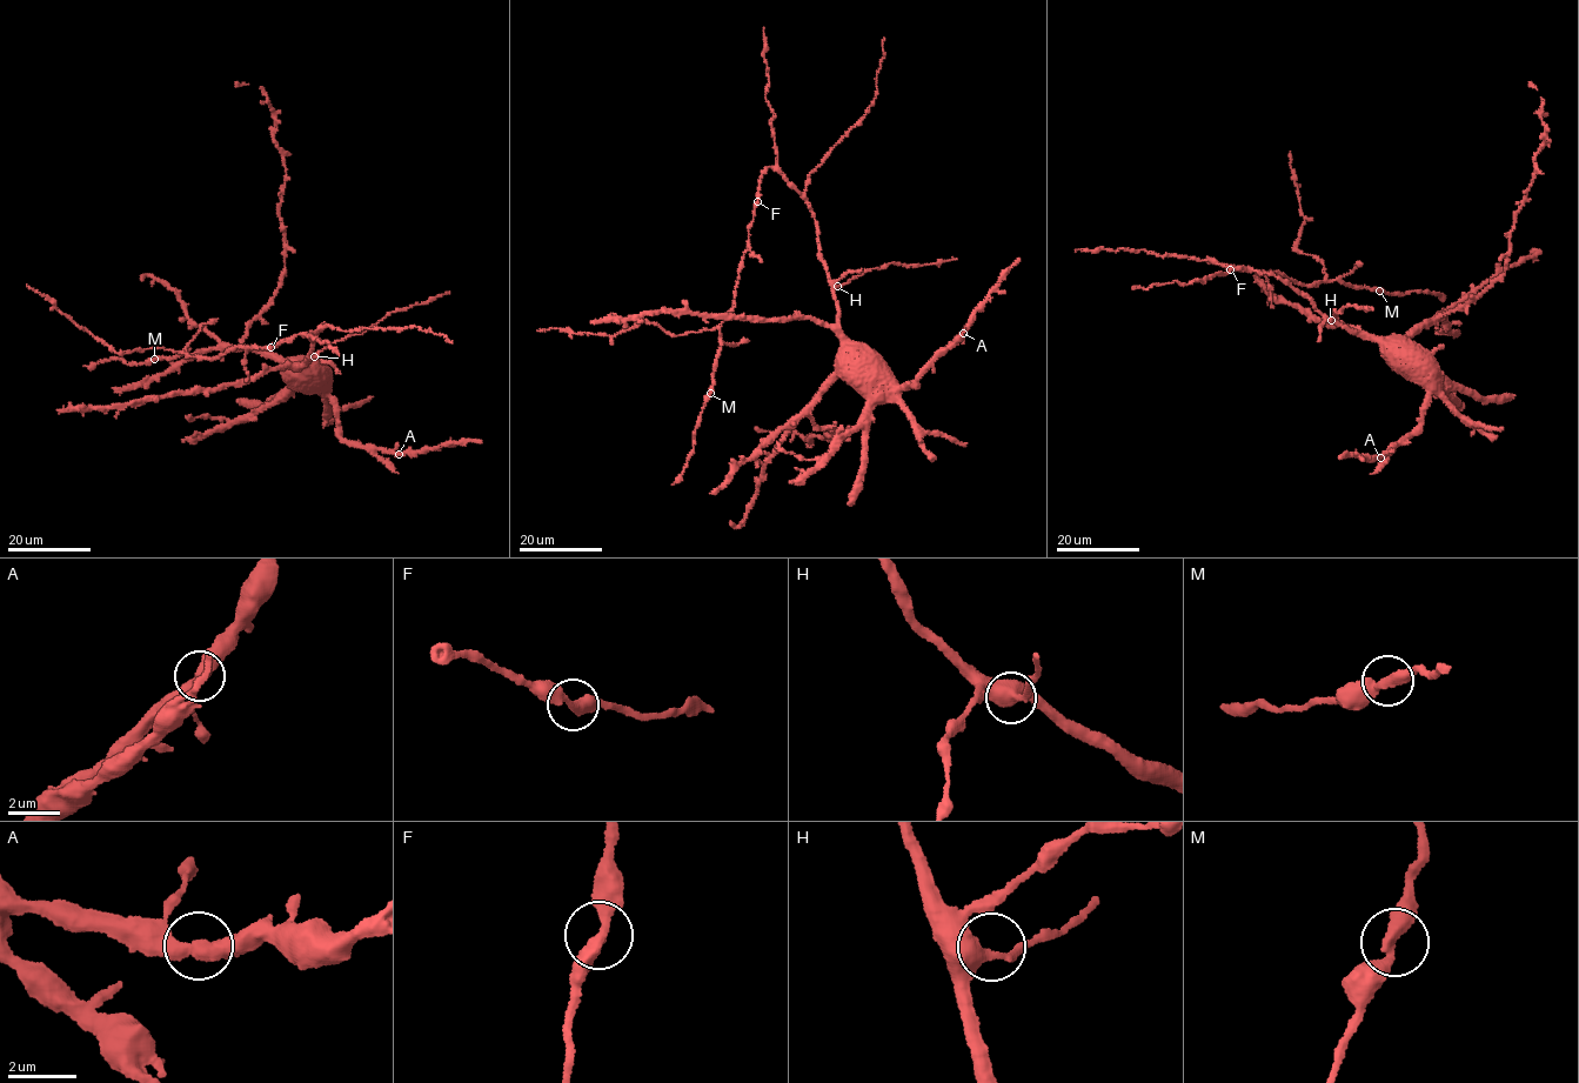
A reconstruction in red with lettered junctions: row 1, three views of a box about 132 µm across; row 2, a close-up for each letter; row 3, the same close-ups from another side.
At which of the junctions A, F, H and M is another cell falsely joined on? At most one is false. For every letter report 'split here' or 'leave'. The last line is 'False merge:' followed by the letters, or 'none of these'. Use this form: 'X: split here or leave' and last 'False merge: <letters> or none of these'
A: leave
F: leave
H: leave
M: leave
False merge: none of these

